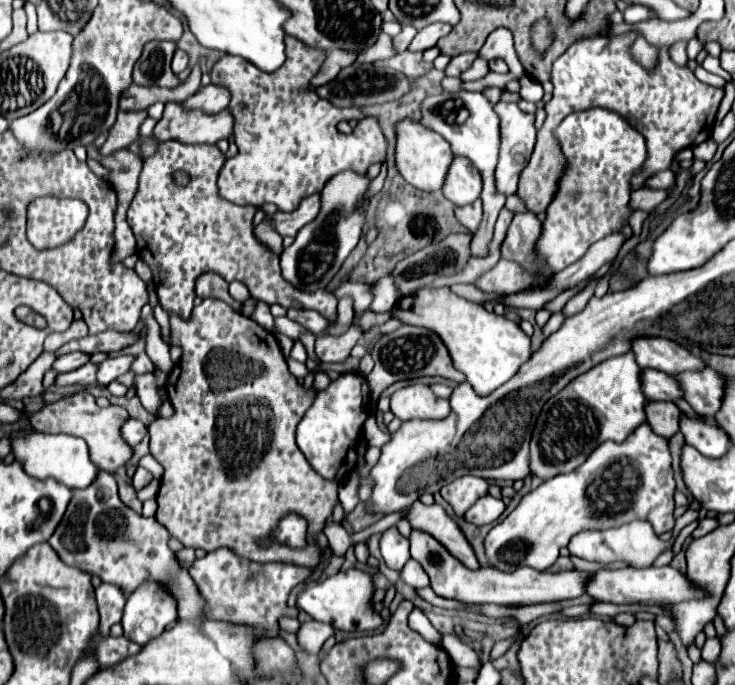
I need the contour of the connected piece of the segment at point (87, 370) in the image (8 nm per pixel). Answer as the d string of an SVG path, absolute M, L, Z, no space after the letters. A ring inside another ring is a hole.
M85 364L73 372L65 372L65 374L59 374L57 378L57 384L59 386L91 386L97 382L97 364Z

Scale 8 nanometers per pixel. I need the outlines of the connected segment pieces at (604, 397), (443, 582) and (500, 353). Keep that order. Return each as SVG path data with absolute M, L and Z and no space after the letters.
M633 352L603 360L585 374L573 378L559 394L549 398L535 422L529 444L531 474L549 480L573 472L603 442L623 442L639 424L645 422L647 398L641 392L641 368Z
M417 530L411 532L411 556L423 566L423 570L431 578L431 588L437 596L455 598L463 602L475 604L539 604L539 602L559 602L567 598L577 598L585 588L585 572L569 570L569 572L539 572L533 568L517 568L515 572L499 572L493 568L477 568L469 570L459 560L455 560L437 540L429 534L421 534Z
M421 288L411 296L403 296L391 308L391 318L403 324L421 326L435 332L447 346L453 366L465 374L477 394L491 394L495 388L515 376L517 368L531 356L531 340L521 332L517 322L487 312L481 304L469 302L443 288Z

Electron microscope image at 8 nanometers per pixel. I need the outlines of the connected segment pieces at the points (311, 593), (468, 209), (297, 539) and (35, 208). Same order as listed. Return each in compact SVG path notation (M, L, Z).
M349 568L349 570L341 570L335 576L329 576L317 584L307 586L305 590L299 592L297 596L297 606L301 610L305 610L311 618L319 620L319 622L327 622L337 630L343 632L367 632L367 630L375 630L383 624L381 614L375 612L371 600L375 594L375 584L373 584L373 576L365 570L357 570L357 568Z
M475 200L473 204L455 208L455 216L457 216L457 220L459 220L469 232L475 232L475 230L479 228L479 222L481 222L481 216L483 216L481 200Z
M285 516L275 532L275 538L289 546L305 546L305 532L307 524L301 516Z
M37 198L29 204L27 238L38 250L58 247L73 239L87 216L88 207L82 201Z

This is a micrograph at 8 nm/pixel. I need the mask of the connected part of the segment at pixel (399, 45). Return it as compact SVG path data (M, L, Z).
M403 26L403 32L393 40L393 48L397 50L397 52L403 52L403 50L407 50L407 46L411 44L411 36L413 36L413 28L411 26Z

